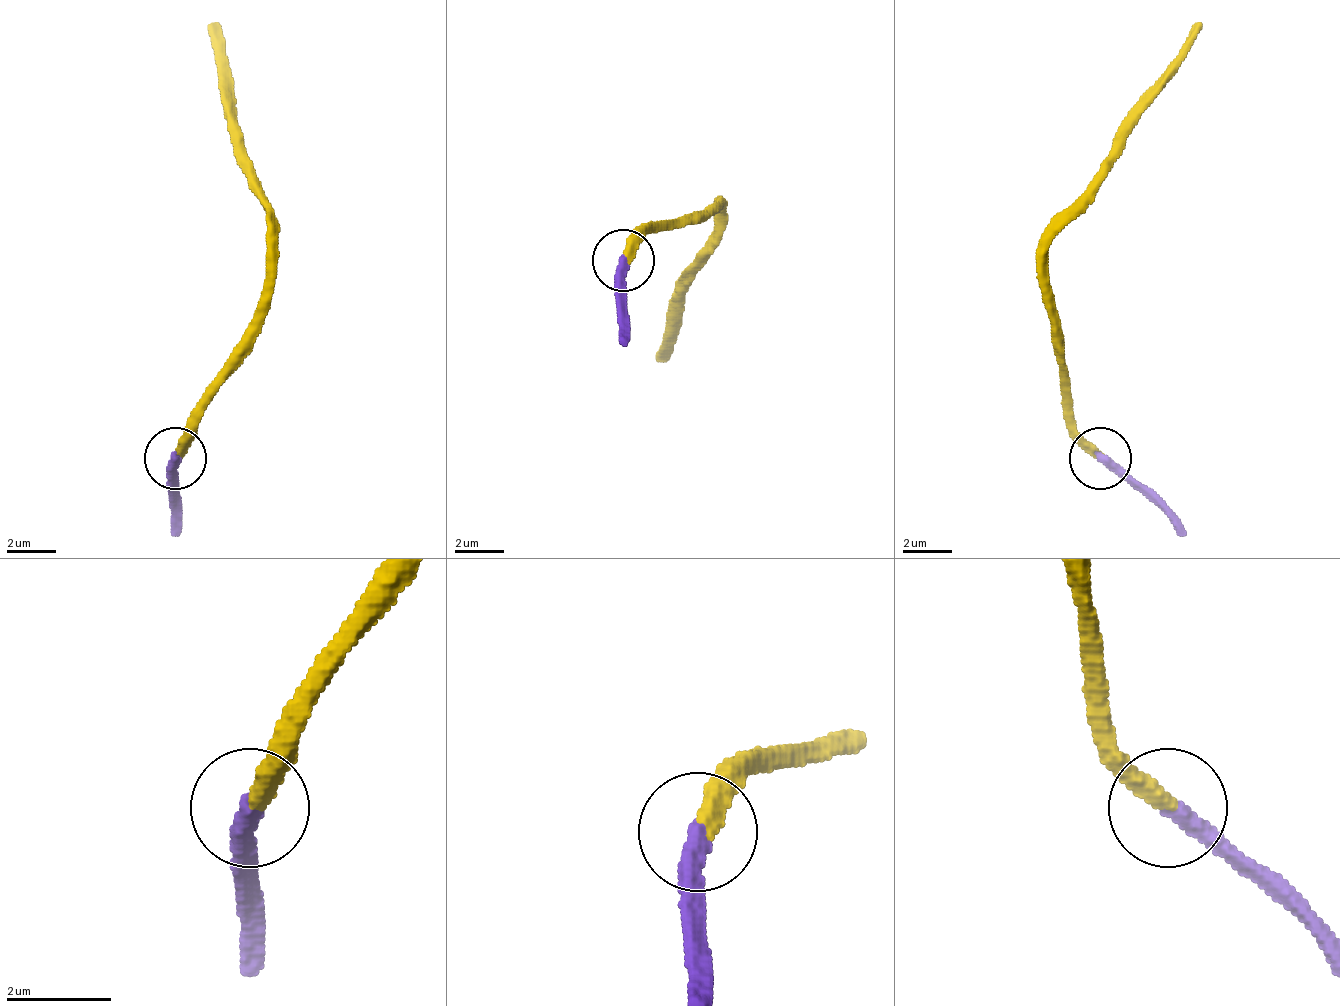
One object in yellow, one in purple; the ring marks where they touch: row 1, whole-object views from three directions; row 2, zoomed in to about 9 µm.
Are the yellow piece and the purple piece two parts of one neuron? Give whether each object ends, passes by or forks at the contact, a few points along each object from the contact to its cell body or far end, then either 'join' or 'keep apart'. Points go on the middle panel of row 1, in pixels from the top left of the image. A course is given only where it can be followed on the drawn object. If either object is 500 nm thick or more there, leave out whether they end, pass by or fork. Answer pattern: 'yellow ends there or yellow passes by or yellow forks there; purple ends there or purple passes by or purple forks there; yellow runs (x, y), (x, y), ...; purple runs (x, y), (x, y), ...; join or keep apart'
yellow ends there; purple ends there; yellow runs (625, 259), (649, 228), (704, 210), (716, 210), (710, 246), (686, 271), (661, 363); purple runs (625, 259), (625, 344); join

